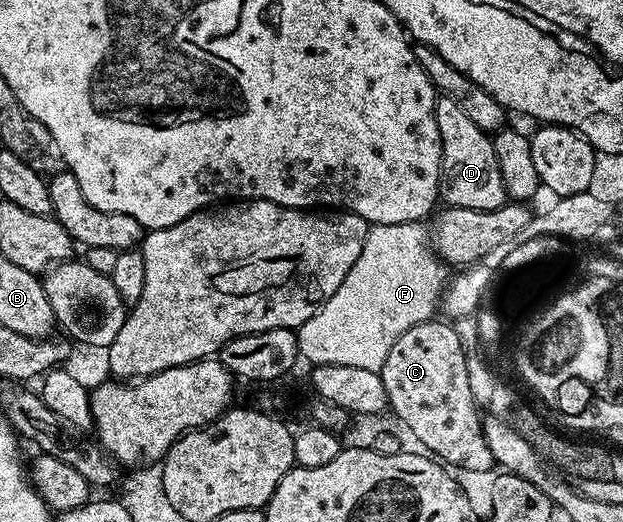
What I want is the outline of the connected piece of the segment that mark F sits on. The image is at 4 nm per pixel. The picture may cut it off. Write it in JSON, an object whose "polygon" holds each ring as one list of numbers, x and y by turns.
{"polygon":[[424,223,372,225,355,266,347,270,347,278,340,281,339,290,331,294,328,302,310,320,296,329,300,359,309,360,310,365,359,366,363,370,380,372,399,334,407,334,411,326,419,326,419,322,434,319,442,303,442,293,447,287,445,271,447,265,433,251,431,236]]}

